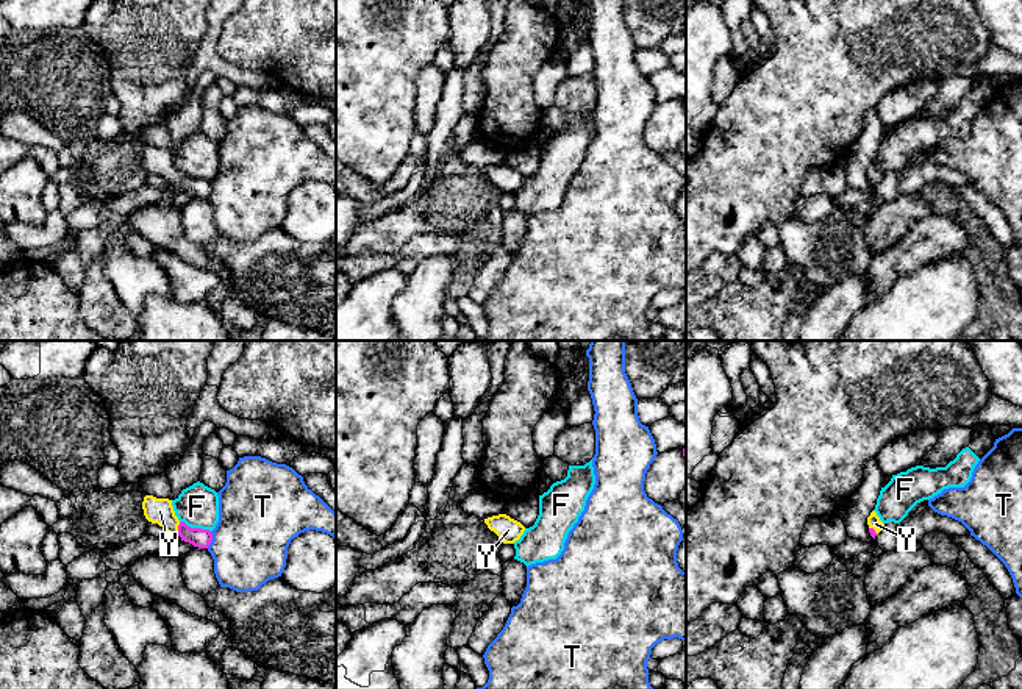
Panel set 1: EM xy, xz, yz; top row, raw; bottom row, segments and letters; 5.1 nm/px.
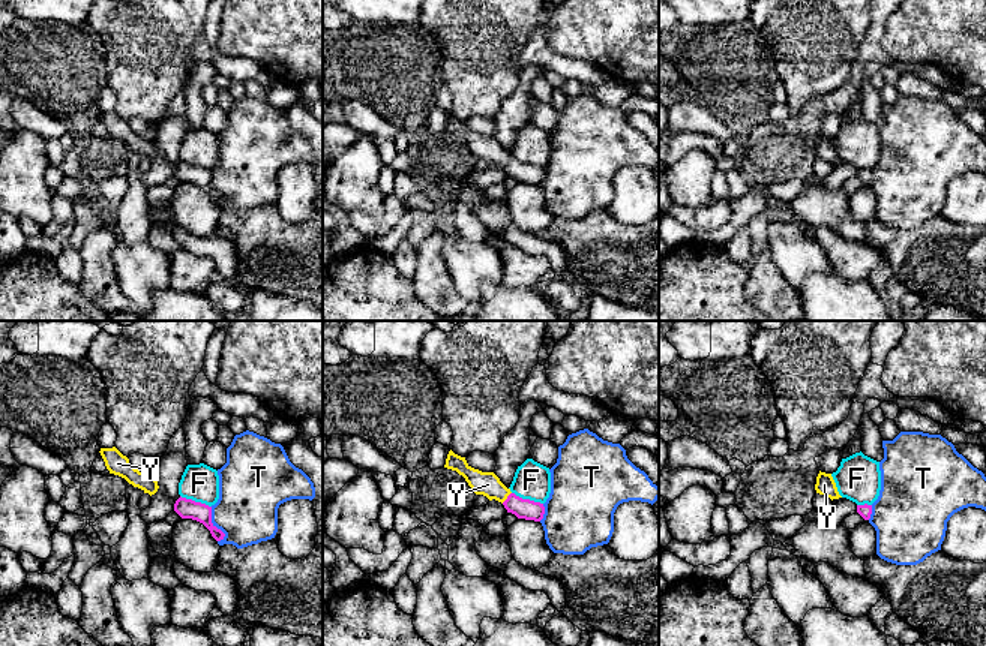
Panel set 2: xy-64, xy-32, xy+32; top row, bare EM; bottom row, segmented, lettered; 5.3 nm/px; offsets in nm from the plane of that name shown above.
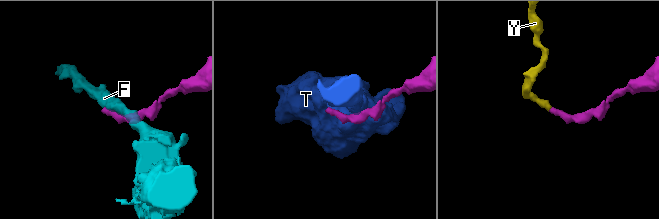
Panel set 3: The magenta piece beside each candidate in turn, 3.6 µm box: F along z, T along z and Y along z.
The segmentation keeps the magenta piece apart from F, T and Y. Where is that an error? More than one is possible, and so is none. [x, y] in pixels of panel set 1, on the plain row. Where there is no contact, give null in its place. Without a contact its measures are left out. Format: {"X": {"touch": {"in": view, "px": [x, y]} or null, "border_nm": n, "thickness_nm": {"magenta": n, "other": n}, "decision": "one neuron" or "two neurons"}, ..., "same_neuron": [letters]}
{"F": {"touch": {"in": "xy", "px": [196, 178]}, "border_nm": 170, "thickness_nm": {"magenta": 100, "other": 220}, "decision": "two neurons"}, "T": {"touch": {"in": "xy", "px": [211, 189]}, "border_nm": 90, "thickness_nm": {"magenta": 100, "other": 400}, "decision": "two neurons"}, "Y": {"touch": {"in": "xy", "px": [178, 178]}, "border_nm": 70, "thickness_nm": {"magenta": 100, "other": 130}, "decision": "one neuron"}, "same_neuron": ["Y"]}

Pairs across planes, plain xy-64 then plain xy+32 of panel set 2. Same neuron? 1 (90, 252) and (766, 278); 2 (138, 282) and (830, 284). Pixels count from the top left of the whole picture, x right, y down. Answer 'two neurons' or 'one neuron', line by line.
1: one neuron
2: two neurons

